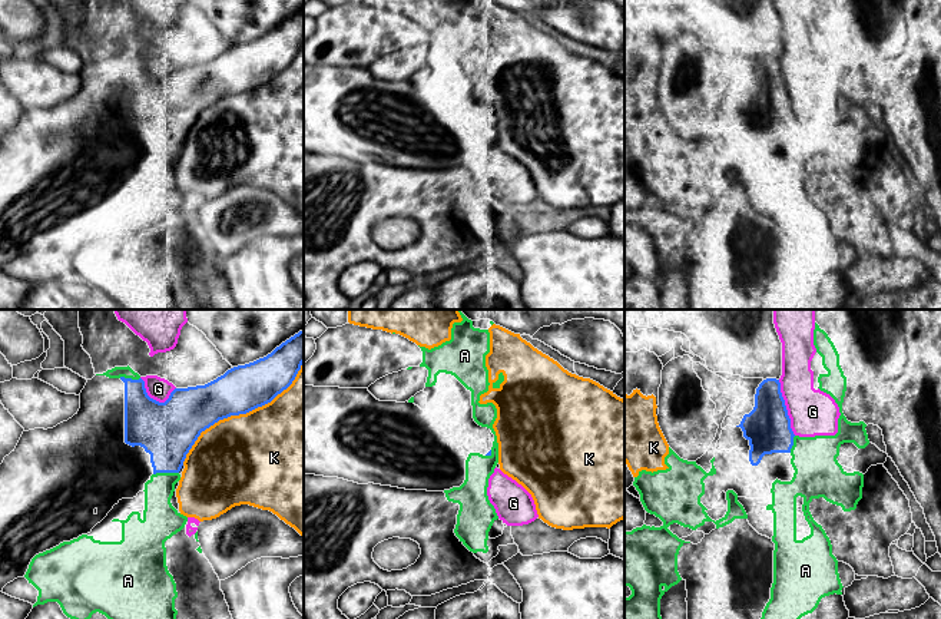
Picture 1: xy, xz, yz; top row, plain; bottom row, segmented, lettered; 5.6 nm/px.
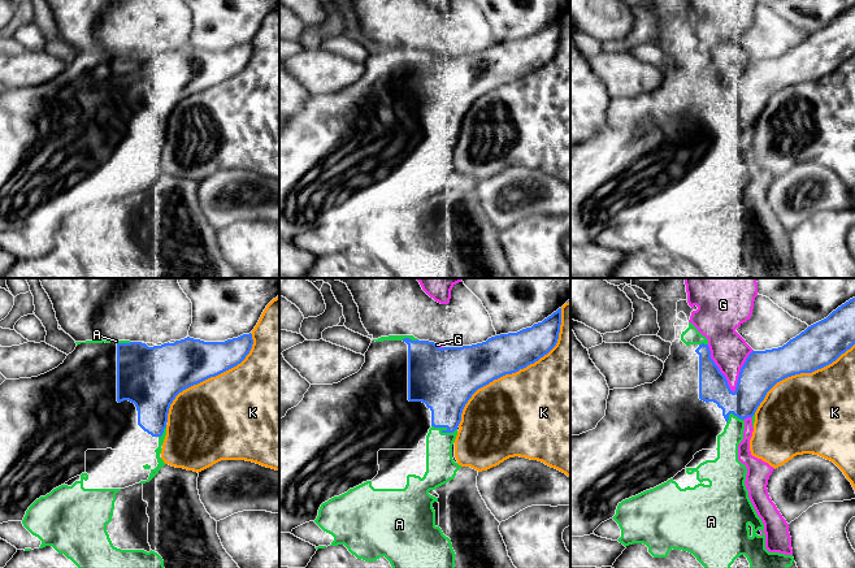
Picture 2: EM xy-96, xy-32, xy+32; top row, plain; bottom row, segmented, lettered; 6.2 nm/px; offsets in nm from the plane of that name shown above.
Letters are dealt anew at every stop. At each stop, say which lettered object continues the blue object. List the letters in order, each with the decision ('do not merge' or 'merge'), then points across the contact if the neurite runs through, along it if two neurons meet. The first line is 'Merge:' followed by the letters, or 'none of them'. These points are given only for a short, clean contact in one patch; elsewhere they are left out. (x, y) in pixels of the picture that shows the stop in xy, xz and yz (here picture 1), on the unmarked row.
Merge: none of them
A: do not merge
G: do not merge
K: do not merge

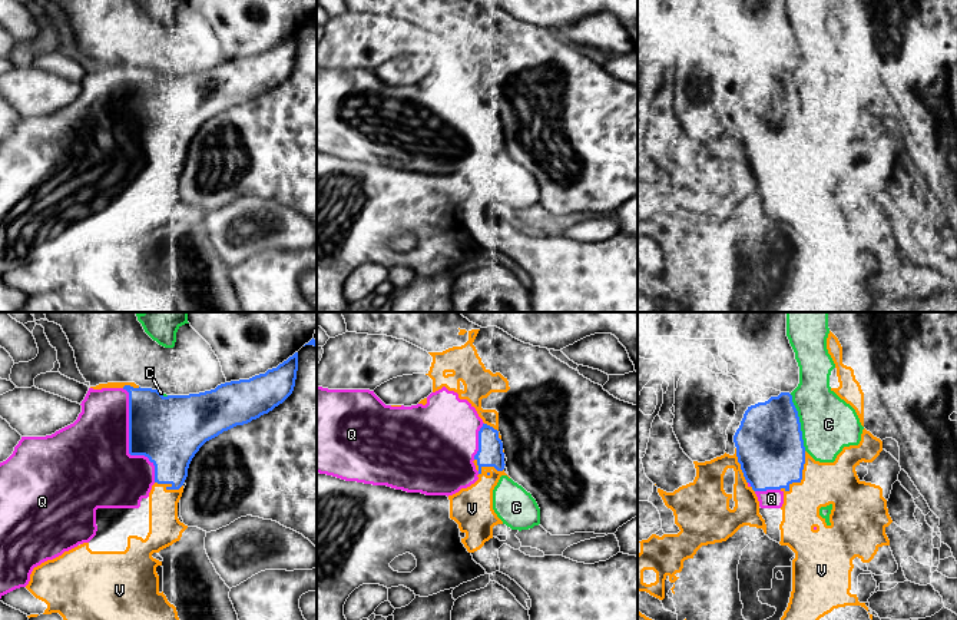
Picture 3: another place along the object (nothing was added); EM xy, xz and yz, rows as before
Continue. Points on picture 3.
Merge: Q
C: do not merge
Q: merge
V: do not merge

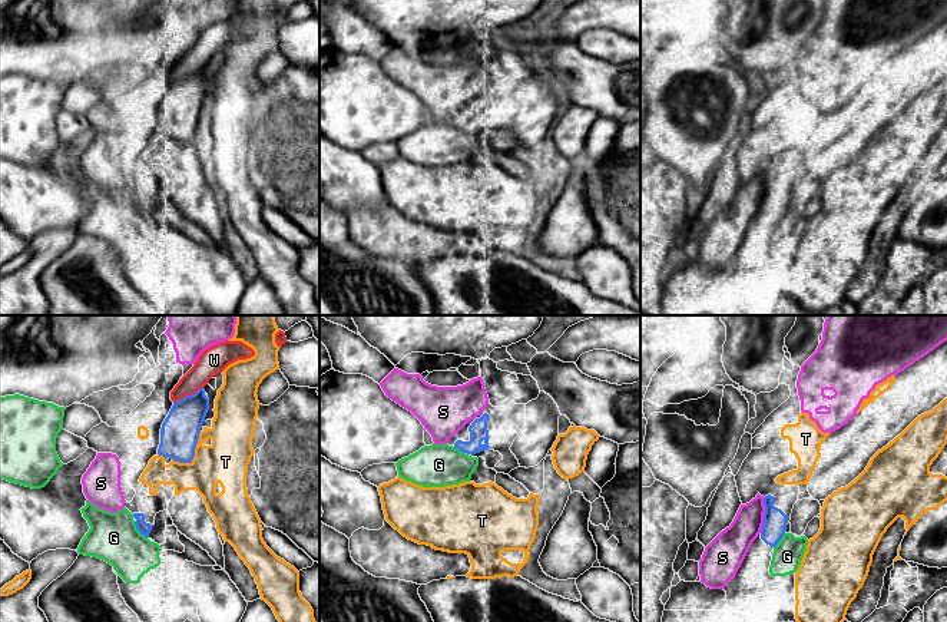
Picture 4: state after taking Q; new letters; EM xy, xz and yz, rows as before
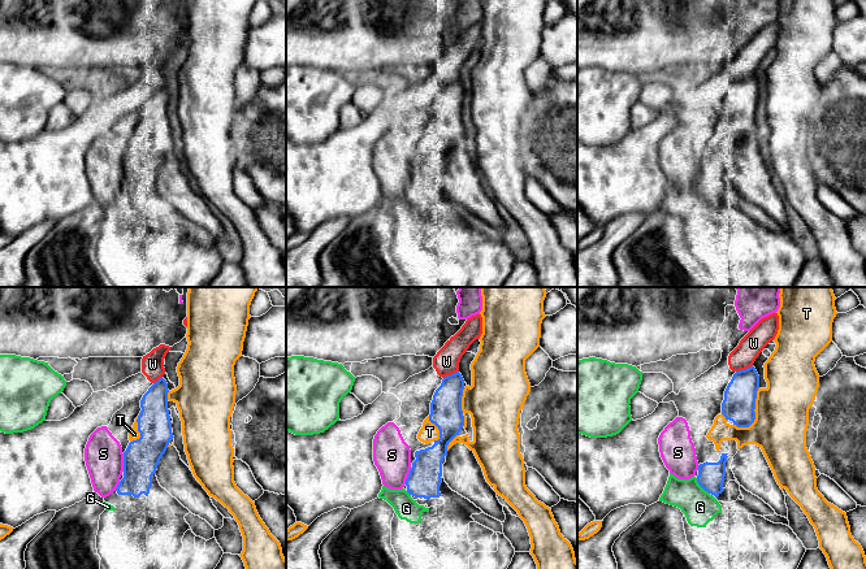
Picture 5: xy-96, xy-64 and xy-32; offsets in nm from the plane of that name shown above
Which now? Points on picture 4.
Merge: none of them
G: do not merge | along xy (133, 201), (146, 217)
S: do not merge
T: do not merge
W: do not merge

